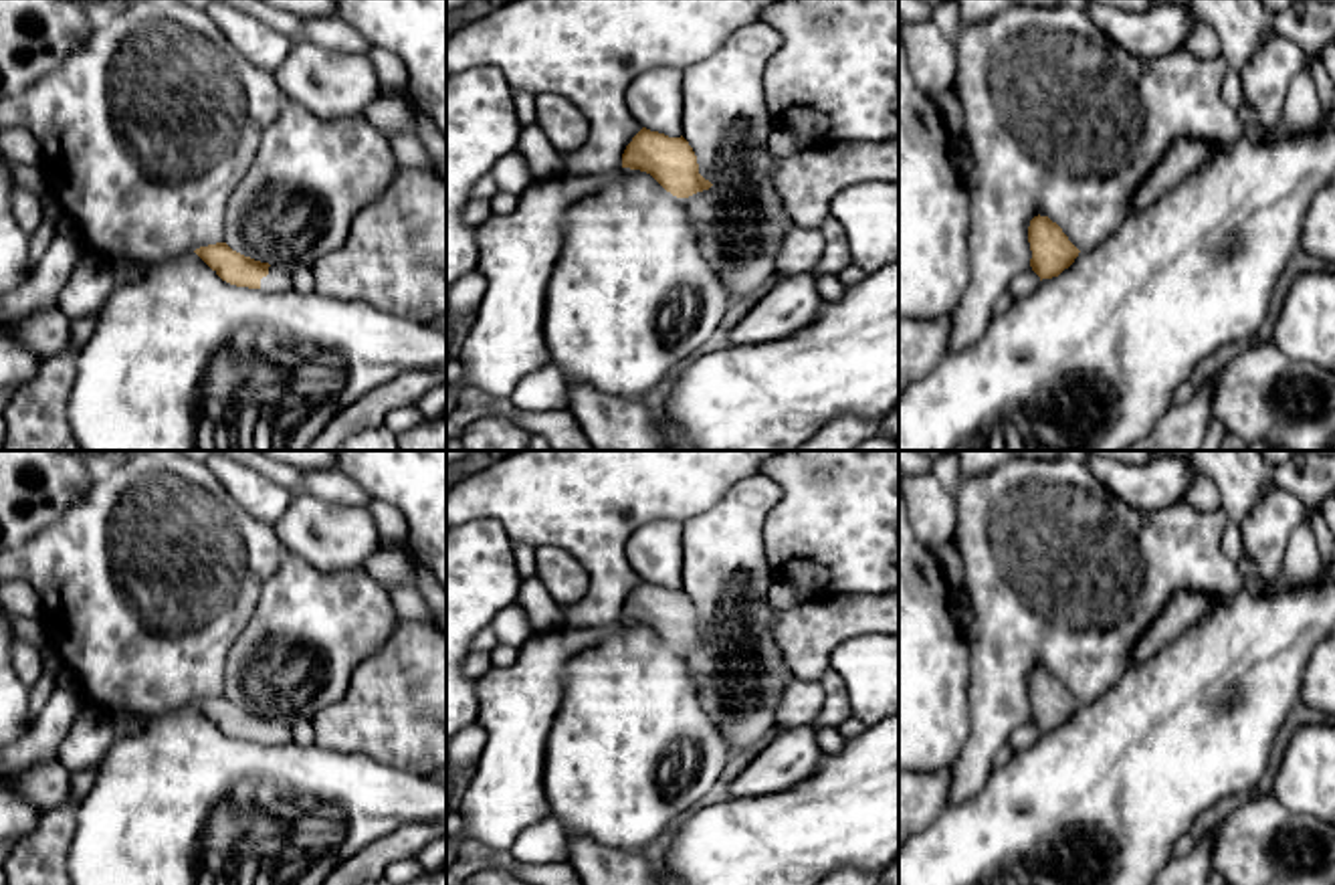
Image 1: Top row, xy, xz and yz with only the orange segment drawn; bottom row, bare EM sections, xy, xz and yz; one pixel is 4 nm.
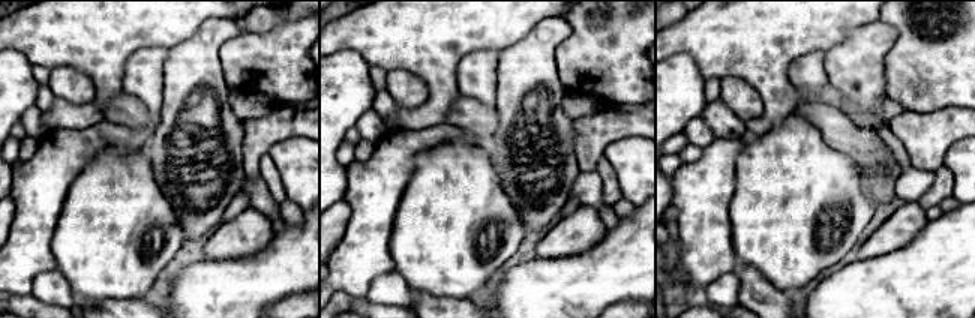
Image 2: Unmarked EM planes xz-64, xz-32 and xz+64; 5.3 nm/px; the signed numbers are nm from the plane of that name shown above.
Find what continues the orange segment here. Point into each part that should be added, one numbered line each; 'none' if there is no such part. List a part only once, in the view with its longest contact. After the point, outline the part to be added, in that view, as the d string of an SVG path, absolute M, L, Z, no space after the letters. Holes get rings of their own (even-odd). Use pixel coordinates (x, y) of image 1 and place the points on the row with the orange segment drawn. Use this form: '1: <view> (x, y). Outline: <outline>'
1: xy (279, 279). Outline: M271 265L269 275L261 279L261 291L293 291L291 271Z

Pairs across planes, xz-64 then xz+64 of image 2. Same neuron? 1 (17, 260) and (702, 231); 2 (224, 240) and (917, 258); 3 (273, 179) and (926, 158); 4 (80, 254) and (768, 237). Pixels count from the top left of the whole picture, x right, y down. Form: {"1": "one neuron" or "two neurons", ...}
{"1": "one neuron", "2": "two neurons", "3": "two neurons", "4": "one neuron"}

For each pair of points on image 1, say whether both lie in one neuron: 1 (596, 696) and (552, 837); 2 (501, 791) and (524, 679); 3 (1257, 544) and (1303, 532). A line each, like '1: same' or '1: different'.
1: different
2: same
3: different

